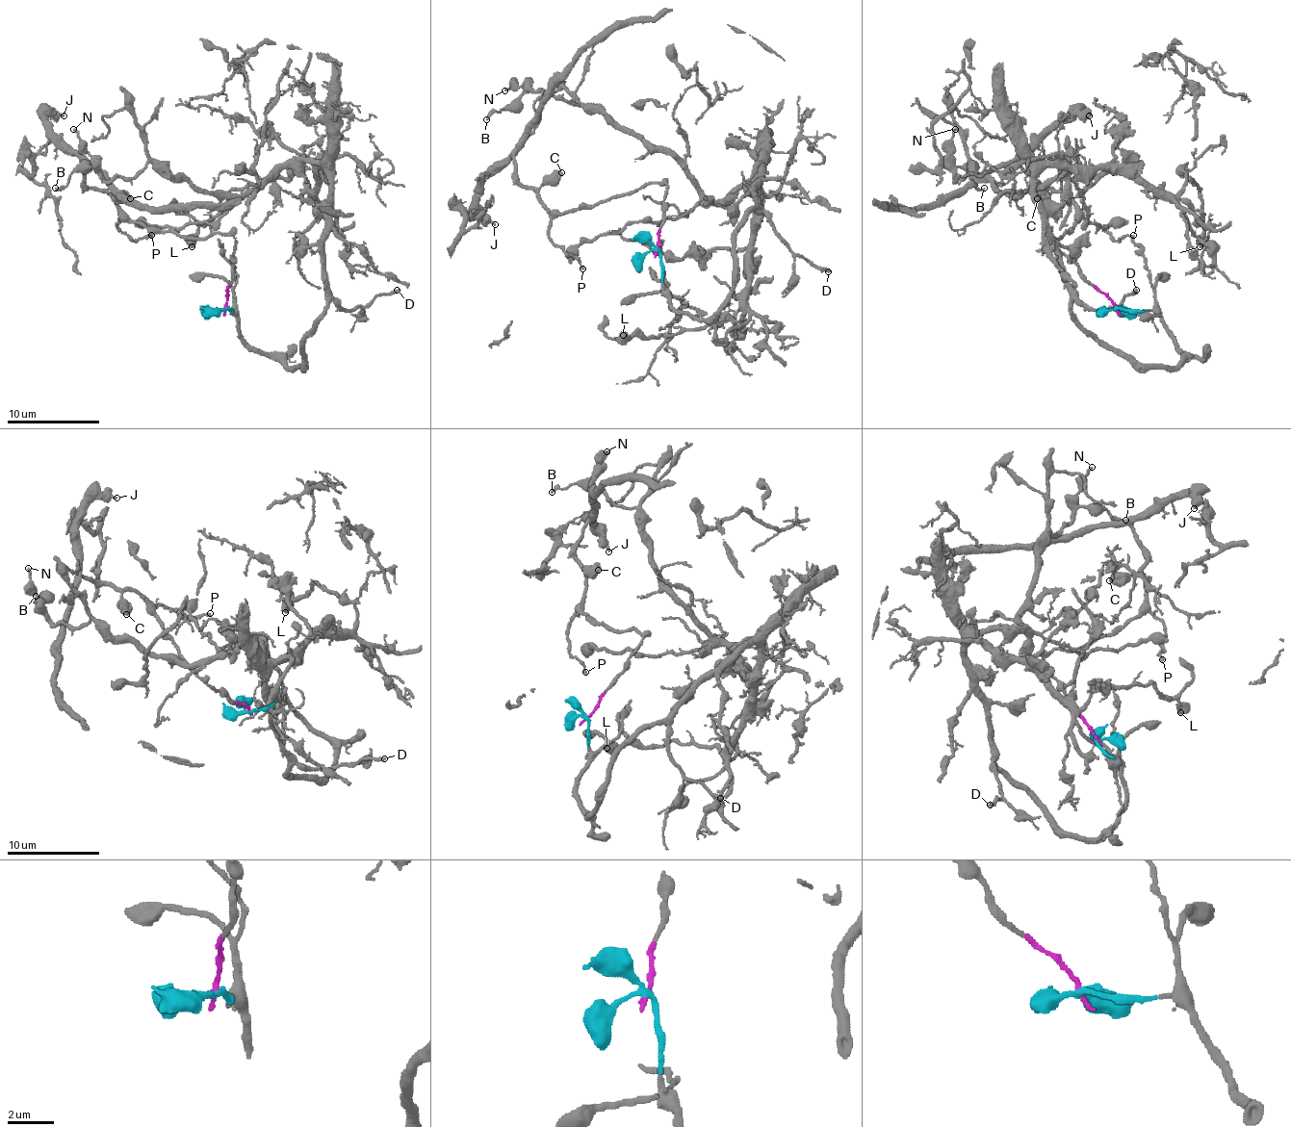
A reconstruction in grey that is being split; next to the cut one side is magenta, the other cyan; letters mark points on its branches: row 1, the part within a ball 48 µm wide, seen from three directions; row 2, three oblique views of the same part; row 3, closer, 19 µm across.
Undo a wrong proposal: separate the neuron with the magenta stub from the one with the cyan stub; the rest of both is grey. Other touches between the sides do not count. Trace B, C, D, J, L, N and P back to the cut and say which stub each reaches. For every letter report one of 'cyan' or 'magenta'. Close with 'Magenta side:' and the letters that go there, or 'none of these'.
B: cyan
C: magenta
D: cyan
J: magenta
L: cyan
N: cyan
P: magenta
Magenta side: C, J, P

